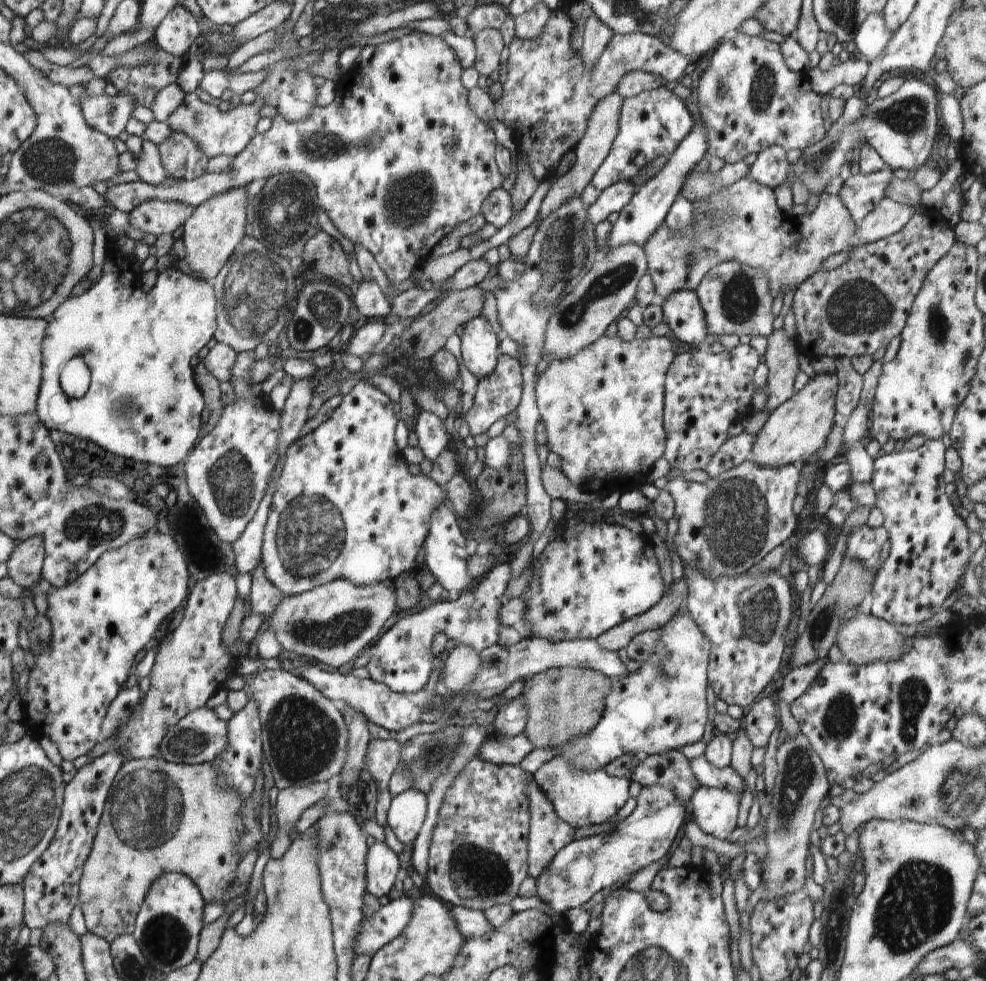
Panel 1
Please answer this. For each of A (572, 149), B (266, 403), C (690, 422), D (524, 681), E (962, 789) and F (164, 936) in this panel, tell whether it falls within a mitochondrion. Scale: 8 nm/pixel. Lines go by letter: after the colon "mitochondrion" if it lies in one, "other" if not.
A: other
B: other
C: other
D: other
E: mitochondrion
F: mitochondrion

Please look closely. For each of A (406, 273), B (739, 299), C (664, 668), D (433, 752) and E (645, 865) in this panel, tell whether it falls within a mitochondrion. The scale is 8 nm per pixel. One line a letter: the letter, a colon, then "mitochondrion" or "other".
A: other
B: mitochondrion
C: mitochondrion
D: mitochondrion
E: other

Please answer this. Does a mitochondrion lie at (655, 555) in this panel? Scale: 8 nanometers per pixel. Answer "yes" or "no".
no

